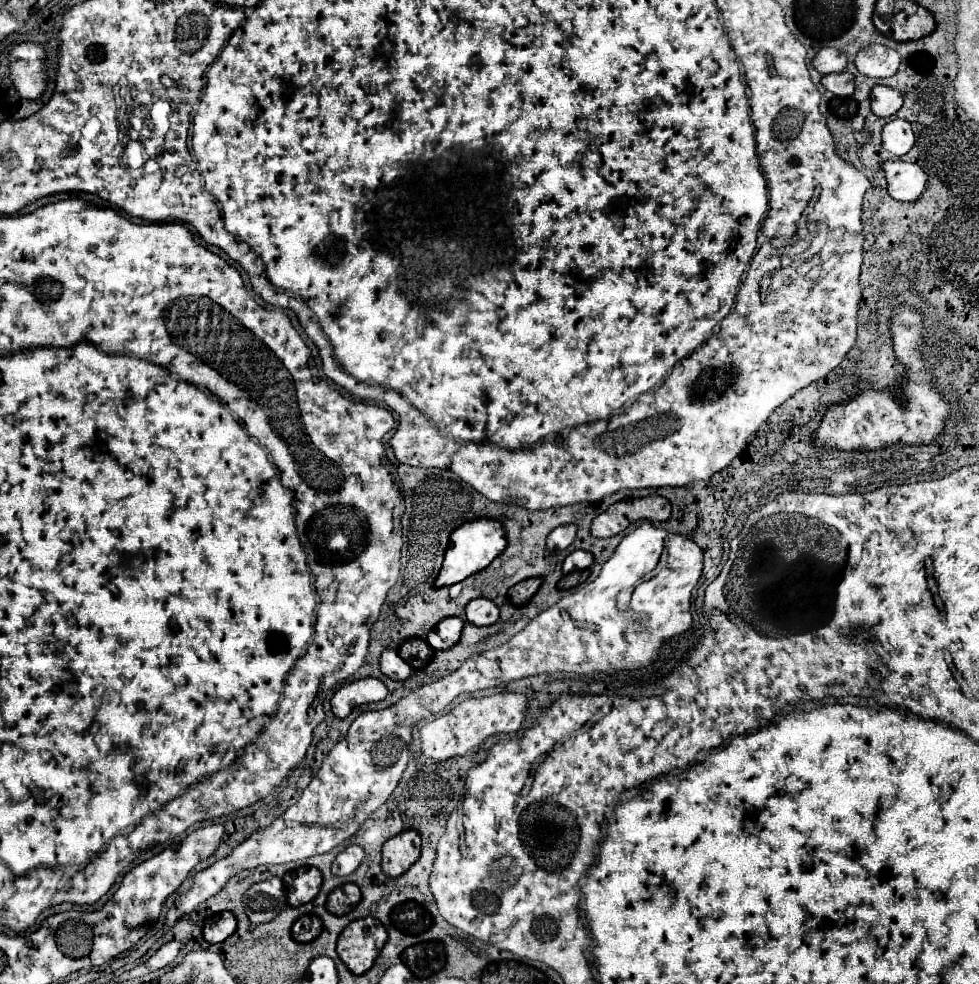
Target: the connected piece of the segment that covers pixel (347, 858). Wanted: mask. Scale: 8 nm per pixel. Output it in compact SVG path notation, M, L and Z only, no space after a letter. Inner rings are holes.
M356 844L346 846L336 856L336 860L332 862L332 874L336 874L336 876L348 876L348 874L352 874L360 866L362 858L364 858L364 850L360 846L356 846Z

